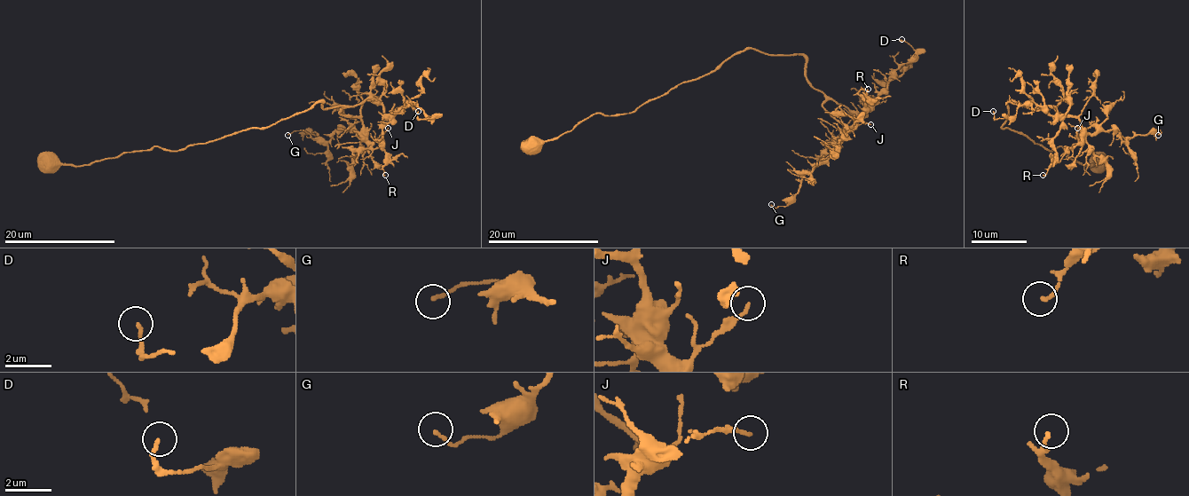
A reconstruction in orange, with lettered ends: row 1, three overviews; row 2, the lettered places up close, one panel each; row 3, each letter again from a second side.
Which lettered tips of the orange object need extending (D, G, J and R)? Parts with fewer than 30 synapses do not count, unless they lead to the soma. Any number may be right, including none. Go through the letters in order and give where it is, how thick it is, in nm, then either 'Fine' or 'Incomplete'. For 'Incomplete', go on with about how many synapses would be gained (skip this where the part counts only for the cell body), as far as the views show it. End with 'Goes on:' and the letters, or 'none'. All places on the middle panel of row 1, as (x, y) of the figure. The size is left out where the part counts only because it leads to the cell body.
D: Place: (901, 39). Thickness 140 nm. Fine
G: Place: (771, 204). Thickness 140 nm. Fine
J: Place: (870, 124). Thickness 130 nm. Fine
R: Place: (868, 89). Thickness 150 nm. Fine
Goes on: none

